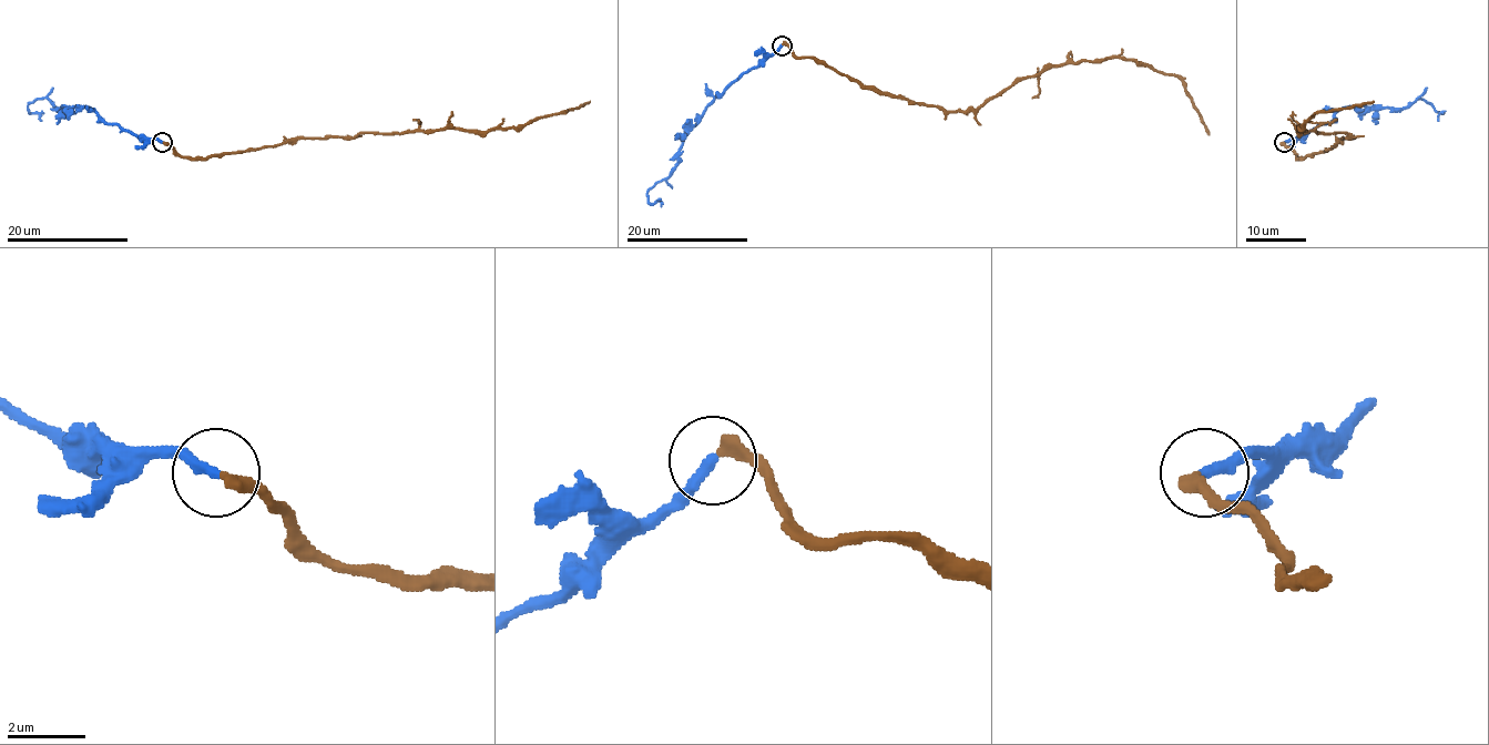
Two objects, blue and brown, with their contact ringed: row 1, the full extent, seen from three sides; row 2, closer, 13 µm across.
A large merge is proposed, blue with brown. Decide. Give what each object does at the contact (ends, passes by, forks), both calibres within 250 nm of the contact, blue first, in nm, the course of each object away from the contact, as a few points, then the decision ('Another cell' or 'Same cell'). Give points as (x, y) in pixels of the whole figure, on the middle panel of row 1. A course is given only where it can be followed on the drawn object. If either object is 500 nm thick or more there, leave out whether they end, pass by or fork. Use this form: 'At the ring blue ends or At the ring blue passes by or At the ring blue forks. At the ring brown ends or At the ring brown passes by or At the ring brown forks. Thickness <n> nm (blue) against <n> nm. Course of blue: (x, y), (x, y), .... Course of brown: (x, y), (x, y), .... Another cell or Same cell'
At the ring blue ends. At the ring brown ends. Thickness 280 nm (blue) against 320 nm. Course of blue: (782, 44), (744, 72), (685, 135), (677, 165), (648, 192), (649, 202), (661, 198). Course of brown: (782, 44), (864, 85), (947, 111), (976, 110), (1018, 81), (1067, 63), (1133, 58), (1180, 80), (1209, 134). Same cell

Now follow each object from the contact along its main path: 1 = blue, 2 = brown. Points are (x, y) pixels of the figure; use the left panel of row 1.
1: (163, 142), (109, 124), (90, 108), (59, 109), (48, 99), (36, 99), (30, 112), (41, 121)
2: (163, 142), (181, 155), (205, 157), (301, 138), (447, 129), (488, 132), (529, 124), (589, 101)

